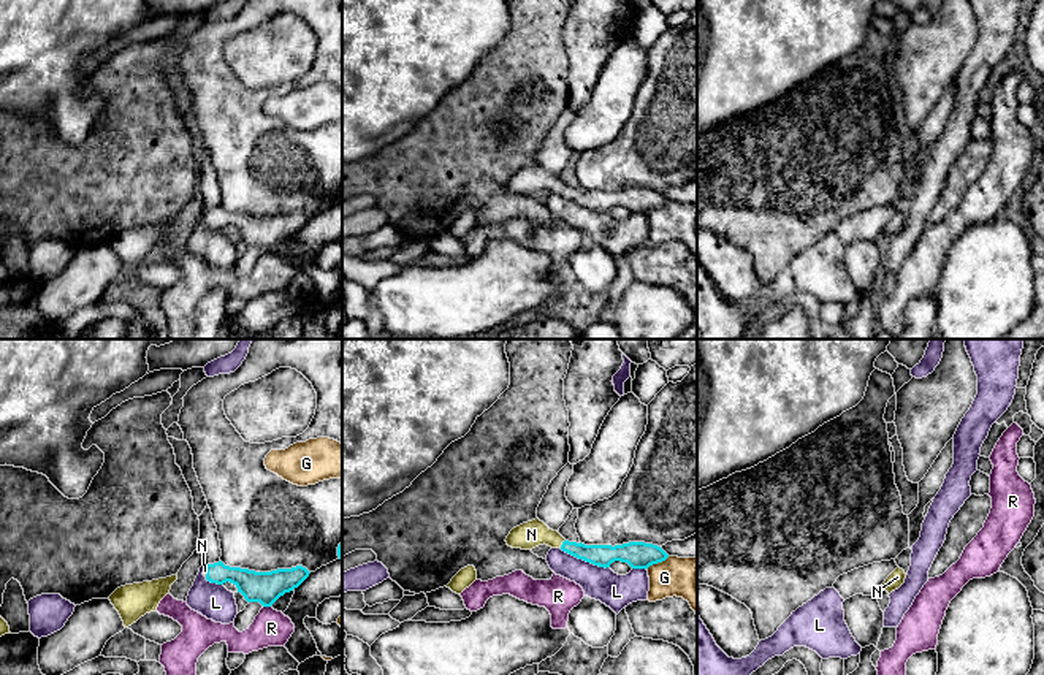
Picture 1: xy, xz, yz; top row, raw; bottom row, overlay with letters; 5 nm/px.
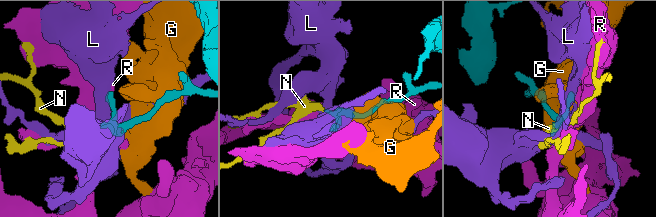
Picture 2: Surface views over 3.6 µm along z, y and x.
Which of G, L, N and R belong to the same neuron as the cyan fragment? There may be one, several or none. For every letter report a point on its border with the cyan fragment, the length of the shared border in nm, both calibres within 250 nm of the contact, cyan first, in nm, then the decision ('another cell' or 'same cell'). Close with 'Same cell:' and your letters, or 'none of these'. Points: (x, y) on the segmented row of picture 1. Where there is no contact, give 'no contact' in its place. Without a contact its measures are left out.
G: contact xz (658, 561); length 140 nm; calibres 140 and 220 nm; another cell
L: contact xz (585, 560); length 280 nm; calibres 120 and 180 nm; another cell
N: contact xz (563, 544); length 50 nm; calibres 110 and 140 nm; same cell
R: contact xy (266, 606); length 40 nm; calibres 160 and 190 nm; another cell
Same cell: N

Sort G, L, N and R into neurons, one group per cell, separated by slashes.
G / L / N / R

